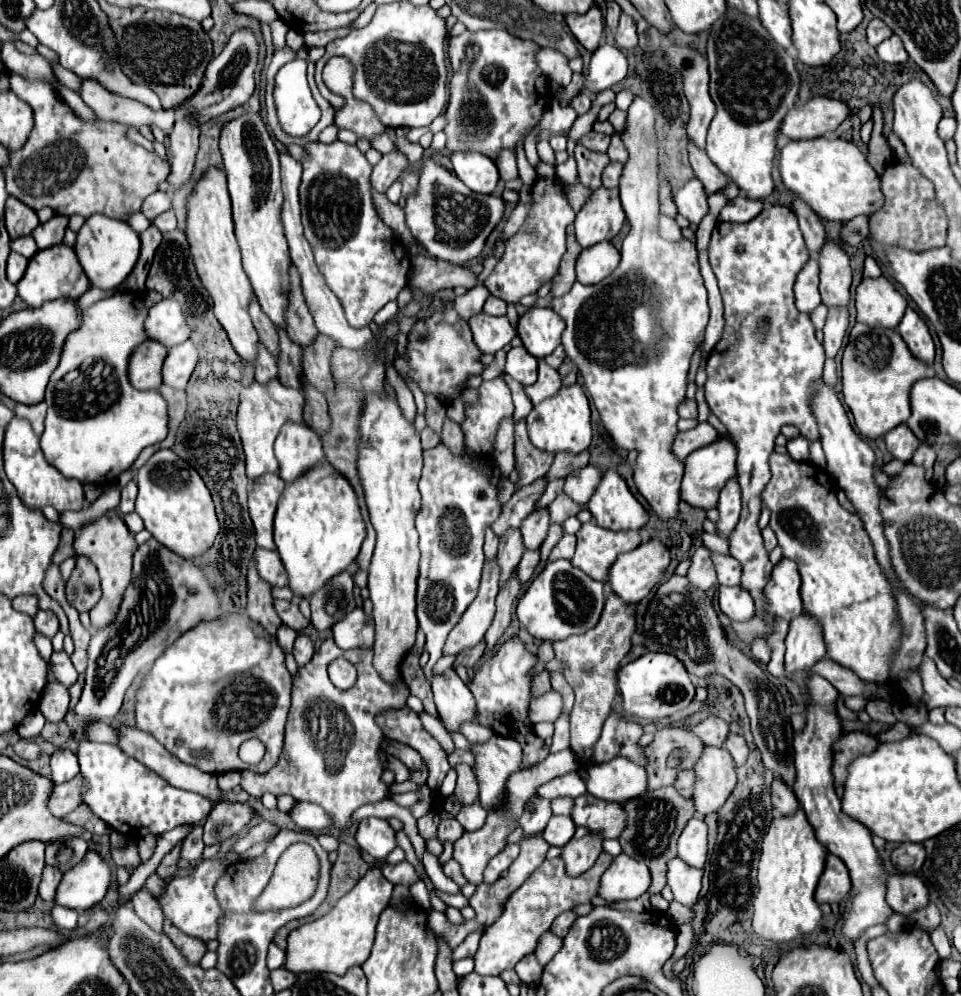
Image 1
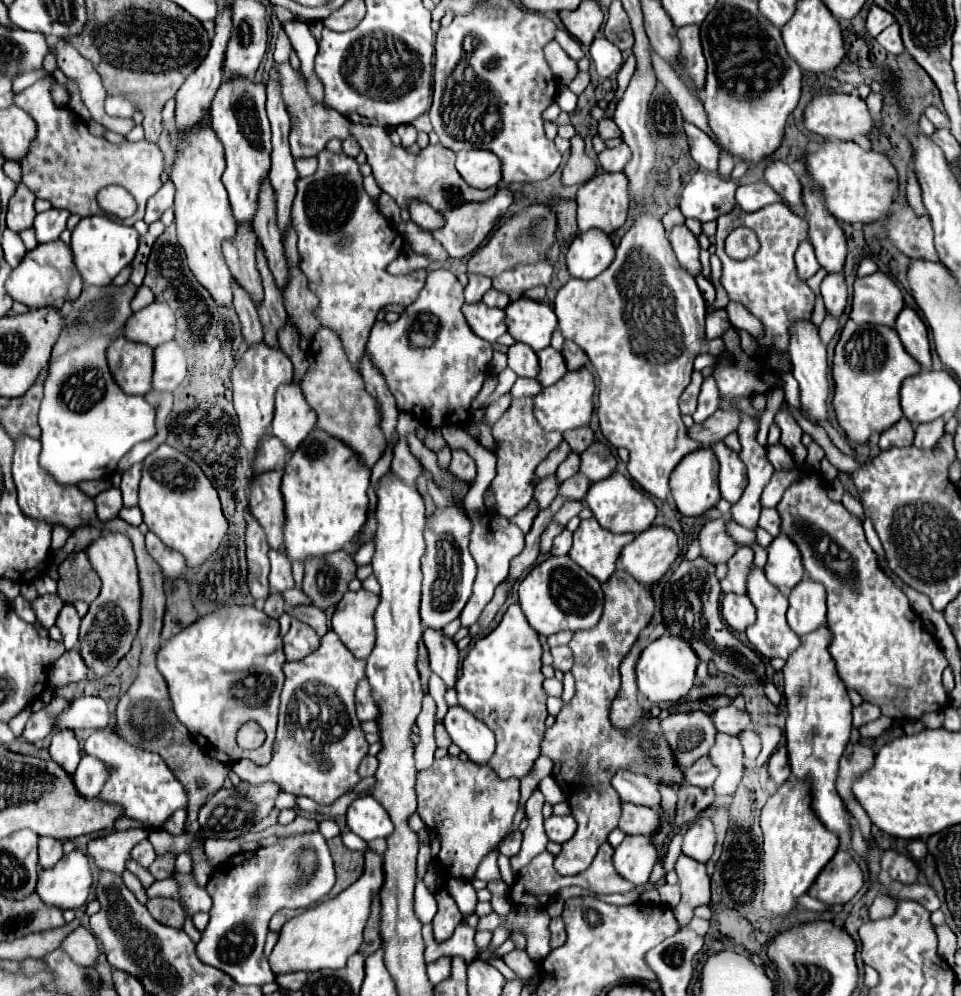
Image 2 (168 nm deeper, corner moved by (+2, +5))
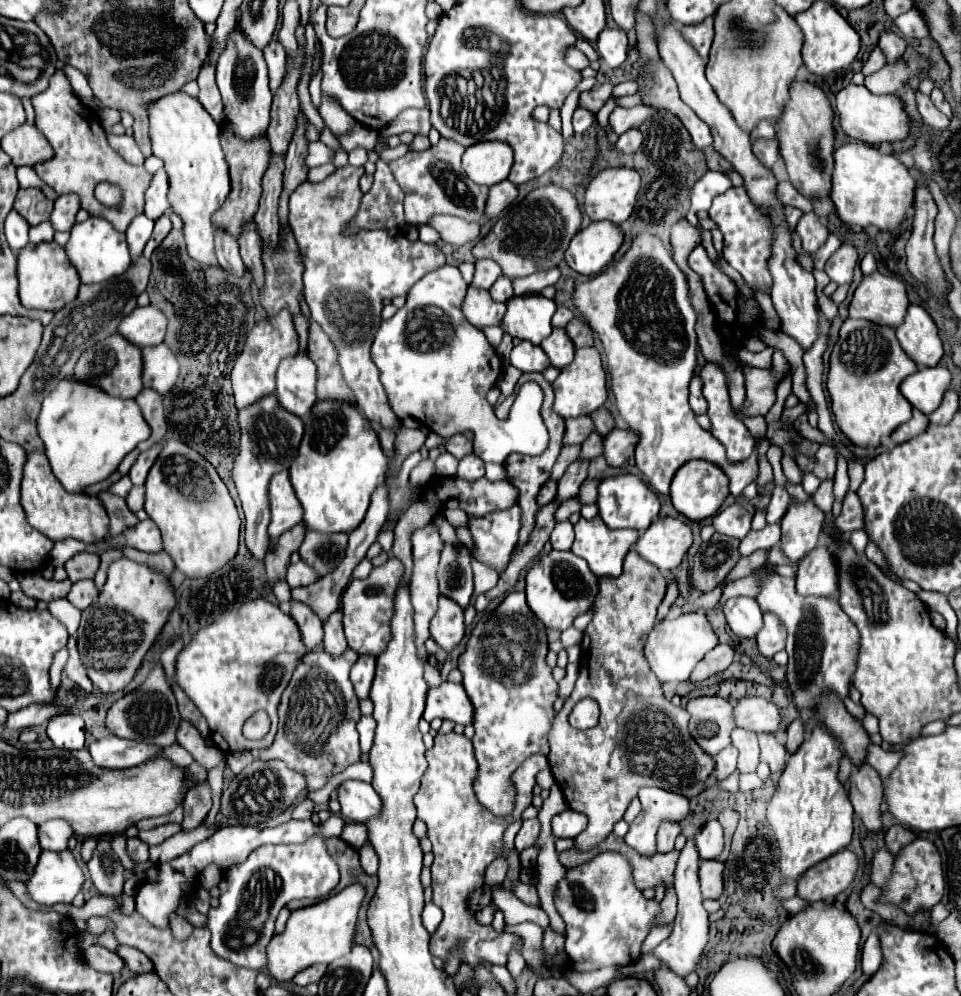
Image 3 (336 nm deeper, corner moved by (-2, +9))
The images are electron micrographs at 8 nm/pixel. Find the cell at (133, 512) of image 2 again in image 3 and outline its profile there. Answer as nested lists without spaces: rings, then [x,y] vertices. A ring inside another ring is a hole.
[[[141,485],[141,487],[133,487],[133,489],[127,493],[125,501],[127,501],[127,505],[129,505],[131,511],[143,509],[143,493],[145,493],[145,487],[143,487],[143,485]]]

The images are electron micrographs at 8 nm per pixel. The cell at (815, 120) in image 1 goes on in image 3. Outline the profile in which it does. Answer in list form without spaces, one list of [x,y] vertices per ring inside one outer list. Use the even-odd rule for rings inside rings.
[[[847,85],[837,93],[837,101],[835,107],[841,115],[841,127],[843,131],[857,141],[863,143],[895,143],[895,141],[903,141],[907,139],[911,127],[913,127],[913,119],[909,117],[909,113],[905,111],[905,105],[901,103],[901,95],[891,93],[891,95],[873,95],[865,85]]]

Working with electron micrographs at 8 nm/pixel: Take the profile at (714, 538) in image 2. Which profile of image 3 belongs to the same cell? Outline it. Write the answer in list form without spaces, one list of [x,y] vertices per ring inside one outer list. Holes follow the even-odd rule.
[[[733,503],[713,517],[713,525],[717,533],[743,539],[751,529],[751,519],[753,515],[747,509],[743,509],[739,503]]]

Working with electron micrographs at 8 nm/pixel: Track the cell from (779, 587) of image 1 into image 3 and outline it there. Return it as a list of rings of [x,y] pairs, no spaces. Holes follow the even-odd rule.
[[[809,499],[809,503],[791,501],[781,521],[781,549],[793,563],[799,563],[803,555],[817,547],[823,521],[825,513],[813,503],[813,499]]]

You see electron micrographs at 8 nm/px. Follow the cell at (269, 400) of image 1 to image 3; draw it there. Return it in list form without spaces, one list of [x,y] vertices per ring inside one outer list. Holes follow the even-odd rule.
[[[279,311],[275,317],[261,319],[247,335],[245,347],[241,355],[235,361],[235,367],[231,371],[233,391],[235,391],[235,403],[239,409],[253,405],[263,395],[269,395],[275,391],[275,371],[281,363],[281,359],[295,355],[299,351],[299,335],[293,325],[293,317],[289,311]]]

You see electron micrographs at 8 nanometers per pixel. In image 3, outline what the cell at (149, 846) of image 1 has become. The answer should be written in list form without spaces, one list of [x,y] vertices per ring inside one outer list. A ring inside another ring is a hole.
[[[127,839],[127,855],[131,861],[137,863],[147,863],[149,861],[149,845],[141,839]]]

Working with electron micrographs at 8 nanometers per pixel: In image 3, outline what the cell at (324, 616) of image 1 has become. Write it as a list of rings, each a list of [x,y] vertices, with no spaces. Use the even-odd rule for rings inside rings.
[[[307,531],[305,541],[299,547],[299,555],[307,565],[311,565],[319,573],[319,577],[325,577],[345,557],[345,547],[347,533],[321,535],[319,531]]]

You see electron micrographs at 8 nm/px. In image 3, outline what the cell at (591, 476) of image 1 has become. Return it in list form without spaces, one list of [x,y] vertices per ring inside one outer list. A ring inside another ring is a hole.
[[[613,429],[605,435],[605,459],[611,467],[621,467],[637,447],[637,435],[629,429]]]

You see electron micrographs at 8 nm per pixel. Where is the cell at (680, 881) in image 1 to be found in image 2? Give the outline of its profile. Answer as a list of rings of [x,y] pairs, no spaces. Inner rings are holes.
[[[679,855],[675,871],[677,871],[677,877],[679,877],[681,901],[673,909],[673,913],[679,921],[679,925],[685,927],[693,917],[693,909],[699,907],[699,905],[707,905],[709,899],[711,899],[709,877],[707,877],[705,865],[699,863],[699,861],[693,861],[687,855]]]

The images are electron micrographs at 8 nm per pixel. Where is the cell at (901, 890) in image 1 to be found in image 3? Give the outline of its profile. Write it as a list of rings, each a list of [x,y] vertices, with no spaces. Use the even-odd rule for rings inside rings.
[[[893,825],[885,831],[885,847],[891,851],[891,855],[897,855],[899,849],[915,839],[915,831],[903,827],[903,825]]]

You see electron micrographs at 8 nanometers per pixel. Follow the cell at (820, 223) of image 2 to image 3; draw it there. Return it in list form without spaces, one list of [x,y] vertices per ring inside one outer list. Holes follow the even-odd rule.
[[[793,81],[789,85],[789,103],[785,103],[785,111],[781,111],[781,119],[777,121],[777,139],[779,139],[781,159],[785,161],[789,173],[789,181],[799,193],[807,197],[817,197],[819,201],[815,201],[813,211],[821,219],[827,219],[827,215],[835,211],[829,199],[835,129],[833,129],[833,109],[829,105],[827,95],[819,87],[807,81]]]

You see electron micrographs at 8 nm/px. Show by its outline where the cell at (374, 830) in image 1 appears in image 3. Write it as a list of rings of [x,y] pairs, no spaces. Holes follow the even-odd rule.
[[[343,781],[337,789],[337,801],[341,813],[347,821],[365,823],[381,811],[381,799],[369,783],[363,781]]]

